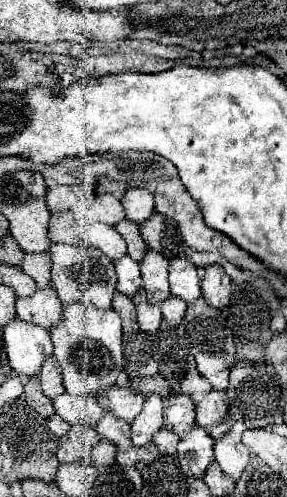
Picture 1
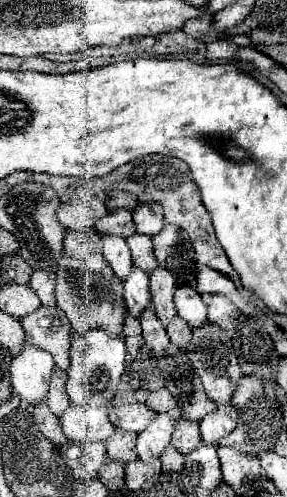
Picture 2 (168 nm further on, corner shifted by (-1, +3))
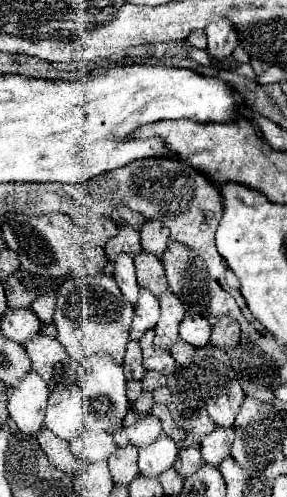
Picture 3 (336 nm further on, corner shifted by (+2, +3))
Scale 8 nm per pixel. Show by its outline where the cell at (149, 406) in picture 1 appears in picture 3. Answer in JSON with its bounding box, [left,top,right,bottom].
[138,435,178,477]

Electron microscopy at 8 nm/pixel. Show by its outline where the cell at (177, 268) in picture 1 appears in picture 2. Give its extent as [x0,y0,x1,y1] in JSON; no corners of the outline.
[175,285,207,327]

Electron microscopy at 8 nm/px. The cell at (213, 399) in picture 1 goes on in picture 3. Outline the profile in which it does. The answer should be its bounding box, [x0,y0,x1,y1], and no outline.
[202,427,236,469]

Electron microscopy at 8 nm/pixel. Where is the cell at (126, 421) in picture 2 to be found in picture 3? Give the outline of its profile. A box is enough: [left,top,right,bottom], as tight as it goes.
[114,415,162,449]

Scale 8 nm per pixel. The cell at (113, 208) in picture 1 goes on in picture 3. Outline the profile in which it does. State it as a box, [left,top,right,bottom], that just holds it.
[104,227,142,263]

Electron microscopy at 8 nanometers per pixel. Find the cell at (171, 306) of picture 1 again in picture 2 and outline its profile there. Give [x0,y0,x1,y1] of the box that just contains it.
[167,315,191,349]

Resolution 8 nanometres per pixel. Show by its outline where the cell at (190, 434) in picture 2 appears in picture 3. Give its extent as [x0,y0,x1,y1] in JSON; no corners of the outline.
[174,445,202,481]

